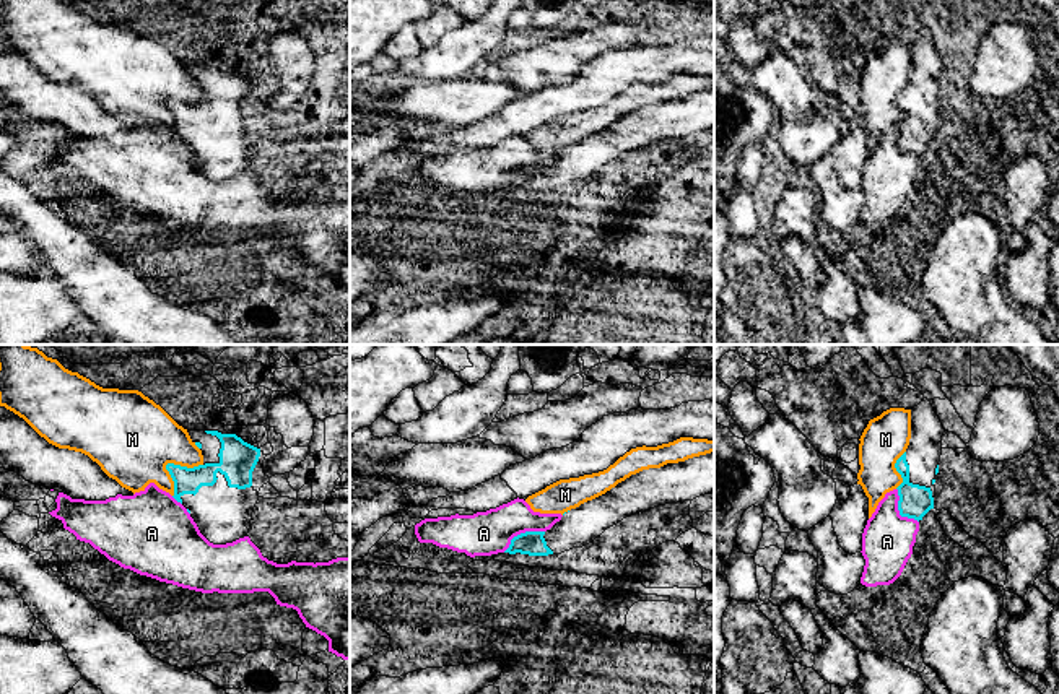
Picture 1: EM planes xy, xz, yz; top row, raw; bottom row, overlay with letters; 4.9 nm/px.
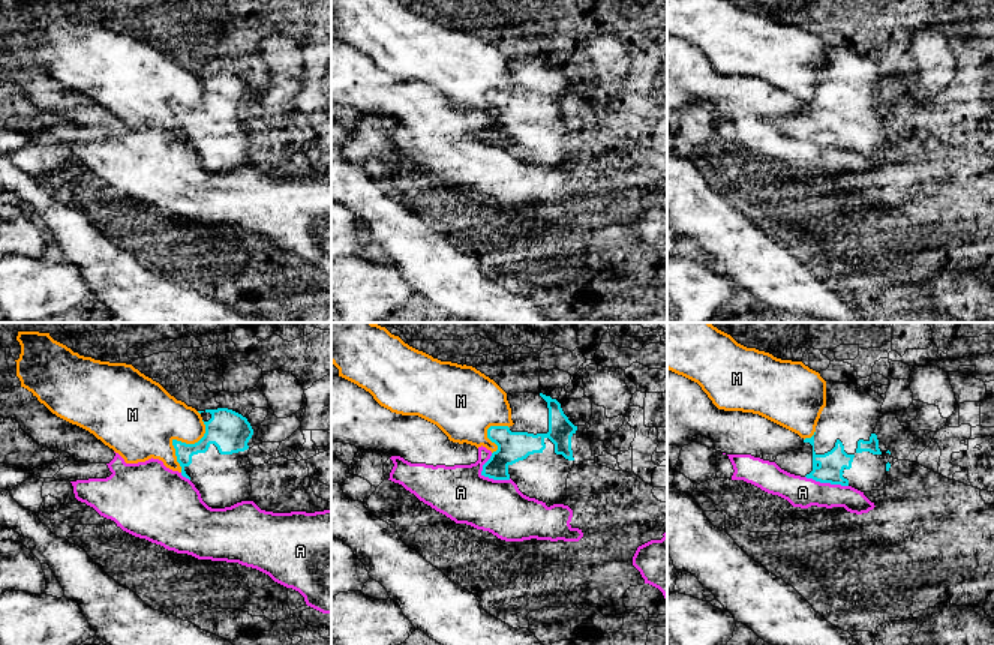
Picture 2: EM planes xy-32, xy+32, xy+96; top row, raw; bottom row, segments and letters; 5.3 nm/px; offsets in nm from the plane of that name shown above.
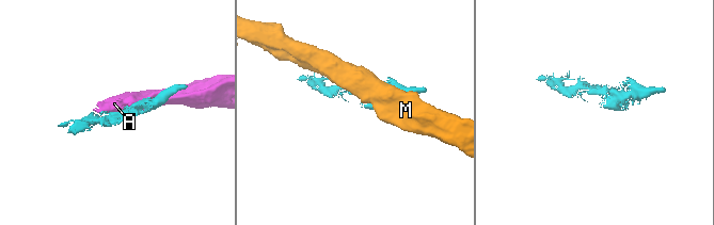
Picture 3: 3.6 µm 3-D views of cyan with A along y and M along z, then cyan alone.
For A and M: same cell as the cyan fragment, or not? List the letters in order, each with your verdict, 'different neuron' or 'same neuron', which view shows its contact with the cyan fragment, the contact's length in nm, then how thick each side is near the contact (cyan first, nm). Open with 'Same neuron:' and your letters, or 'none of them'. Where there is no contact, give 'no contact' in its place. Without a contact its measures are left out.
Same neuron: none of them
A: different neuron; meets cyan in xz; contact 240 nm long; 120 nm thick on the cyan side, 220 nm on the other
M: different neuron; meets cyan in xy; contact 220 nm long; 130 nm thick on the cyan side, 420 nm on the other

